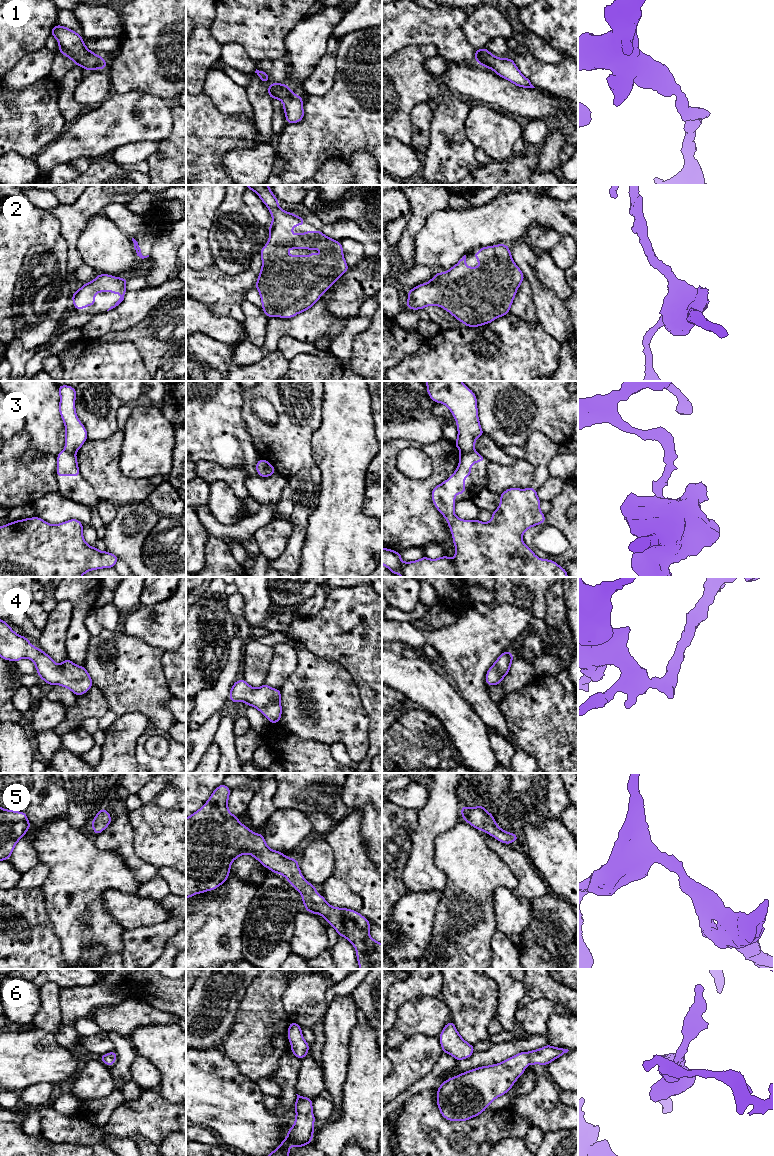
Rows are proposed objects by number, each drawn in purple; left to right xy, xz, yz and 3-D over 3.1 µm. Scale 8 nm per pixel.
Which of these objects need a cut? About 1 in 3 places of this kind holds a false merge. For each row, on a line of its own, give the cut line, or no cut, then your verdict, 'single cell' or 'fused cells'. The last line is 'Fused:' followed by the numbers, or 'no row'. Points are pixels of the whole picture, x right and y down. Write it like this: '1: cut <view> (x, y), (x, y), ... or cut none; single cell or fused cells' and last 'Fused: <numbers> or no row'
1: cut none; single cell
2: cut none; single cell
3: cut yz (473, 449), (460, 451); fused cells
4: cut none; single cell
5: cut none; single cell
6: cut none; single cell
Fused: 3

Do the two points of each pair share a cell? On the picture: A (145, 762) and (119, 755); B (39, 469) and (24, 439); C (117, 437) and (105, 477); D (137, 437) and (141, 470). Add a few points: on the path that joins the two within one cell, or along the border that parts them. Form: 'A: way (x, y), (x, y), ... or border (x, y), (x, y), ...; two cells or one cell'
A: border (140, 737), (136, 743), (137, 762); two cells
B: way (27, 469), (22, 469), (13, 460), (14, 451); one cell
C: way (110, 447), (105, 453), (105, 467); one cell
D: way (141, 445), (141, 462); one cell

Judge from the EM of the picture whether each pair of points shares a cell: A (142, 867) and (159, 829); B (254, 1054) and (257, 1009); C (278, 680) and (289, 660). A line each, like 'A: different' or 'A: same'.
A: different
B: same
C: same

